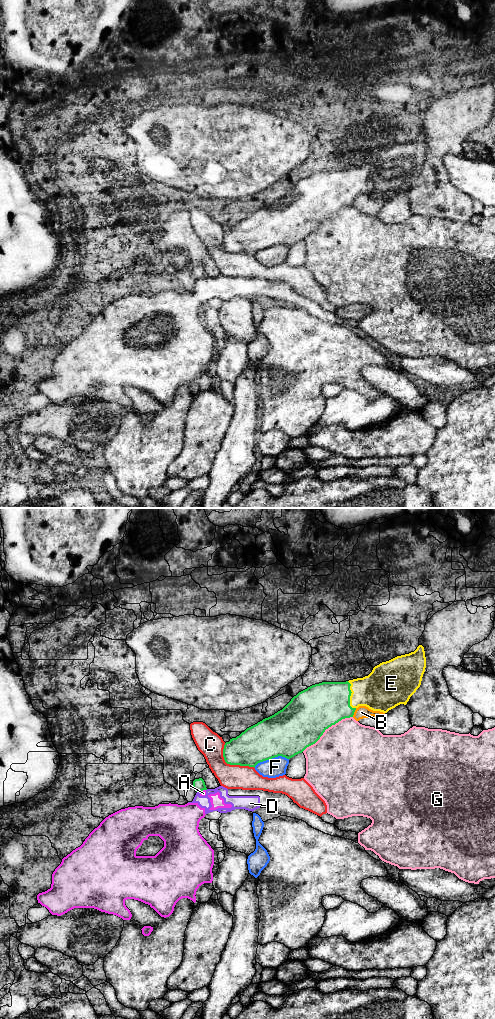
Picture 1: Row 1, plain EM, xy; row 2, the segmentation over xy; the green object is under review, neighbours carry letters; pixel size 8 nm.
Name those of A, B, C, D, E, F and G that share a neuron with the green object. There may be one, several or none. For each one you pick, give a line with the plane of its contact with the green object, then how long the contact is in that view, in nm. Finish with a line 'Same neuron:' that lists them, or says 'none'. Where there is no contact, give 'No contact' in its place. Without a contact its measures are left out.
E: Touches green in xy. Shared border 240 nm
Same neuron: E

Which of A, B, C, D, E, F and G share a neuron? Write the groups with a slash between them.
A D / B / C / E / F / G

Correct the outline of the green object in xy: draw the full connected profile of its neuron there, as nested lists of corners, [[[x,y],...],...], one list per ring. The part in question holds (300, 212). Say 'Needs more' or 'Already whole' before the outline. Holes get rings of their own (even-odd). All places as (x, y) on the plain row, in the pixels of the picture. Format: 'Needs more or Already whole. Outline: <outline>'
Needs more. Outline: [[[419,133],[414,140],[380,151],[363,166],[312,173],[294,184],[282,198],[226,230],[224,248],[230,253],[255,256],[258,251],[278,244],[290,247],[315,232],[326,217],[342,207],[353,205],[359,194],[387,201],[400,192],[406,193],[420,175],[425,156],[424,135]]]

